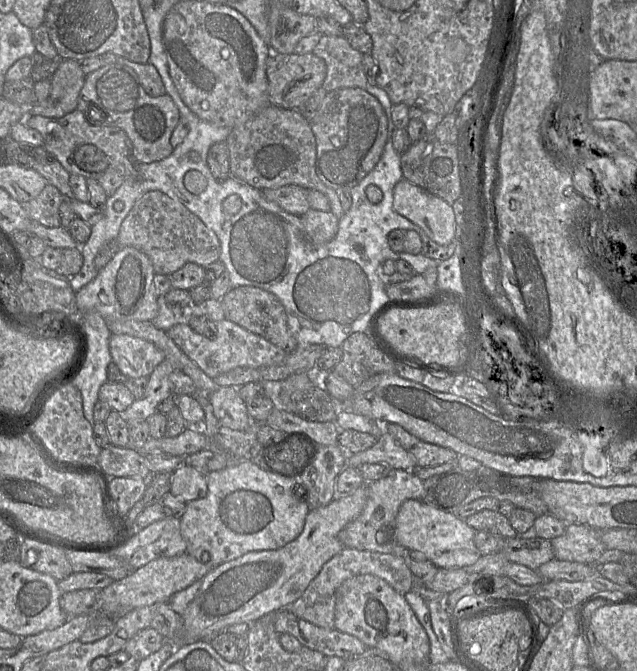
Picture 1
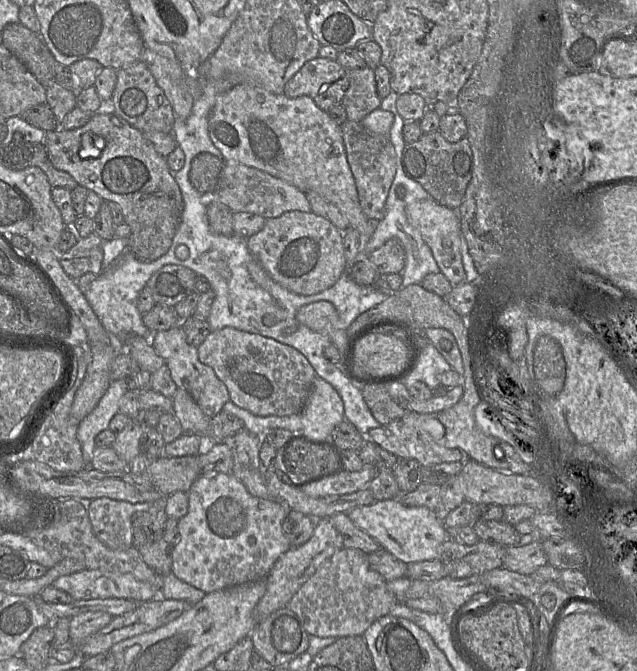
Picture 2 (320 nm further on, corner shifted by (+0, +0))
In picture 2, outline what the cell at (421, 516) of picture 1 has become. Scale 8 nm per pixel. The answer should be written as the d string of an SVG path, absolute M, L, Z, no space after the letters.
M399 499L375 501L370 505L355 507L346 514L359 529L376 540L381 549L406 564L436 559L439 546L449 538L438 515L424 506L406 506Z

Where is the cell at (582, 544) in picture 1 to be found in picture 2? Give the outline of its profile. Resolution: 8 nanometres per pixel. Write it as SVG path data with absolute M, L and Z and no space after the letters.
M541 539L524 546L508 546L505 549L502 568L530 575L538 568L547 565L548 560Z

